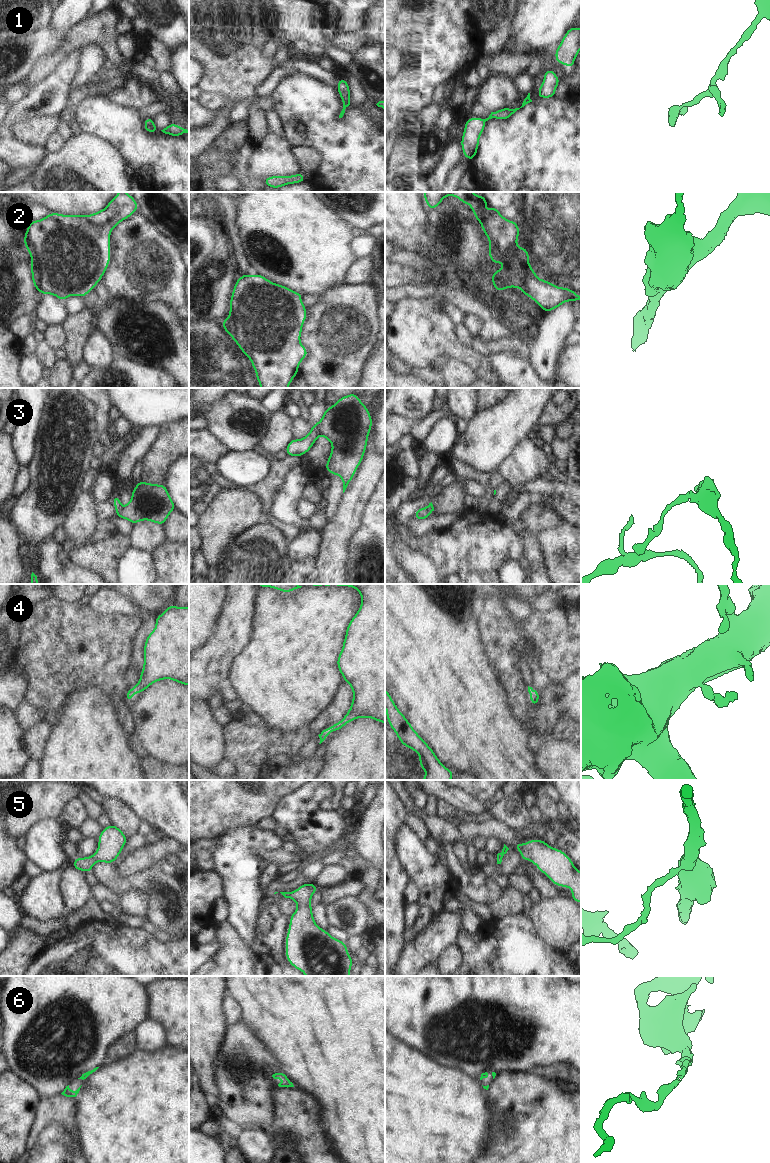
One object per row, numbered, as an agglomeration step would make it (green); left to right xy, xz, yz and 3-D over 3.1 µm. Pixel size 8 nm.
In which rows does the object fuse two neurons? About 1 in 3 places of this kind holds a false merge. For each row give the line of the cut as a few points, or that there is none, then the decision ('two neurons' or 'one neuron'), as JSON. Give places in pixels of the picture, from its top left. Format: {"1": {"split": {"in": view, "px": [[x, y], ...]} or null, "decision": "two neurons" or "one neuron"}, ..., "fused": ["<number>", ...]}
{"1": {"split": null, "decision": "one neuron"}, "2": {"split": null, "decision": "one neuron"}, "3": {"split": {"in": "xz", "px": [[312, 425], [320, 434]]}, "decision": "two neurons"}, "4": {"split": null, "decision": "one neuron"}, "5": {"split": null, "decision": "one neuron"}, "6": {"split": null, "decision": "one neuron"}, "fused": ["3"]}

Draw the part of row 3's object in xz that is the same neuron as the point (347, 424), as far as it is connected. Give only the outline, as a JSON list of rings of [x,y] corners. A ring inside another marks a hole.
[[[352,393],[326,408],[321,420],[313,426],[333,446],[325,469],[342,478],[344,493],[365,454],[372,429],[368,408]]]

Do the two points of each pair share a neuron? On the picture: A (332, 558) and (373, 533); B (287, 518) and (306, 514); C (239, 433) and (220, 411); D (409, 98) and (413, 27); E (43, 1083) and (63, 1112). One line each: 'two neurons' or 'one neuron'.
A: two neurons
B: two neurons
C: one neuron
D: one neuron
E: two neurons

